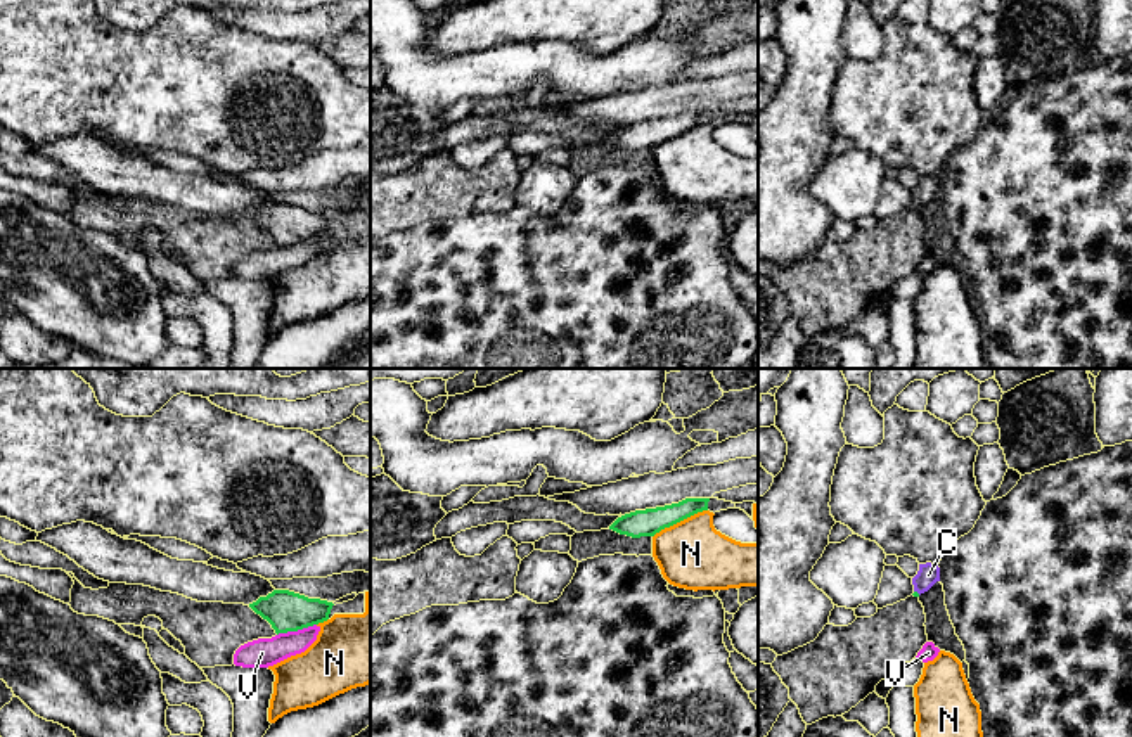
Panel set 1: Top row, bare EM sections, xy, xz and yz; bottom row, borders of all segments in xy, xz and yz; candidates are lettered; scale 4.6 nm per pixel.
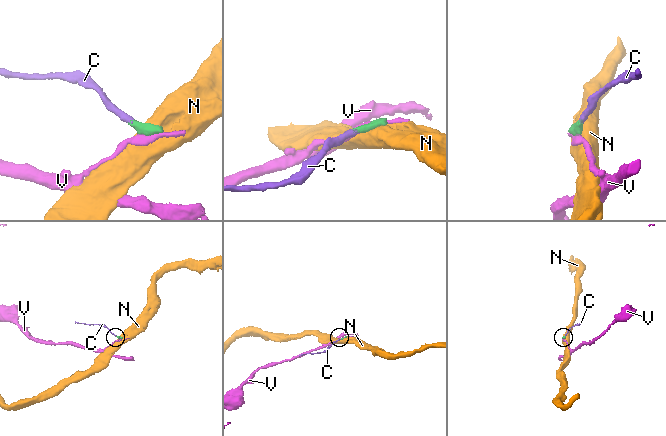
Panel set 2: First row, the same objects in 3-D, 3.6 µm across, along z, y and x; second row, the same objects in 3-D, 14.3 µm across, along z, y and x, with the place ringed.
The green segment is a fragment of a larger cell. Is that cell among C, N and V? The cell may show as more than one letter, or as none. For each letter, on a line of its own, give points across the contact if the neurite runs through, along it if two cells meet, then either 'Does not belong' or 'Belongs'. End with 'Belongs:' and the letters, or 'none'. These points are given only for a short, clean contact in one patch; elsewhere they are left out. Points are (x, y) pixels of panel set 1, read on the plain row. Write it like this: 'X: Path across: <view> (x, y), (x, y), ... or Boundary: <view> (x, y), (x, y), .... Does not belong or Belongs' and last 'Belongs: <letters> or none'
C: Path across: yz (914, 206), (916, 205), (928, 187). Belongs
N: Boundary: xz (707, 121), (662, 140), (653, 149). Does not belong
V: Boundary: xy (315, 236), (277, 248). Does not belong
Belongs: C

